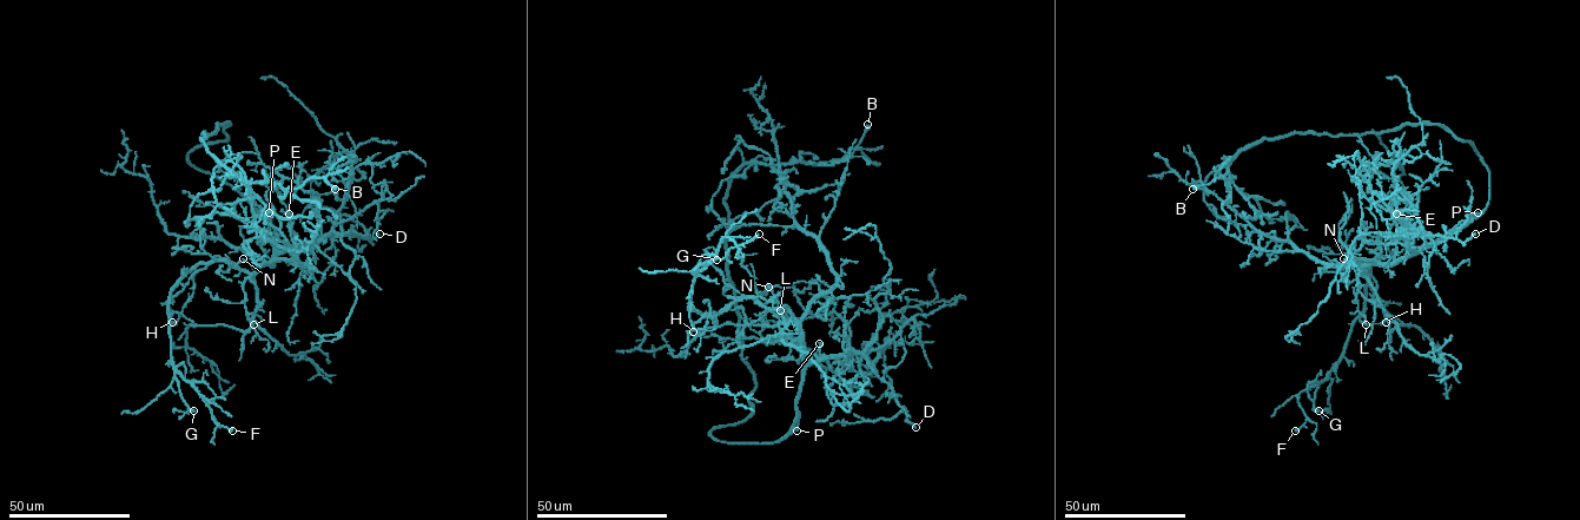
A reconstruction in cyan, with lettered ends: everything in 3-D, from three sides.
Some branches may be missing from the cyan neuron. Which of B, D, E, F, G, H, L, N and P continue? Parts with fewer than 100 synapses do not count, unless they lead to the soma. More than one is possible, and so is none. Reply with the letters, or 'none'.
P

